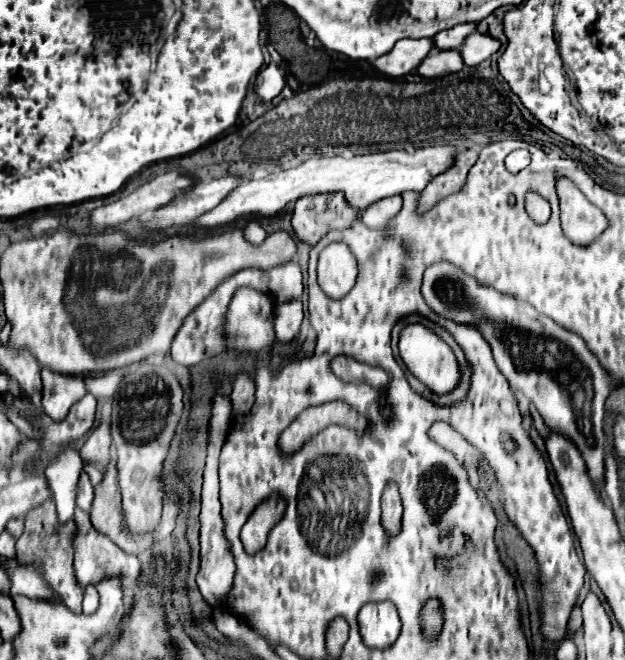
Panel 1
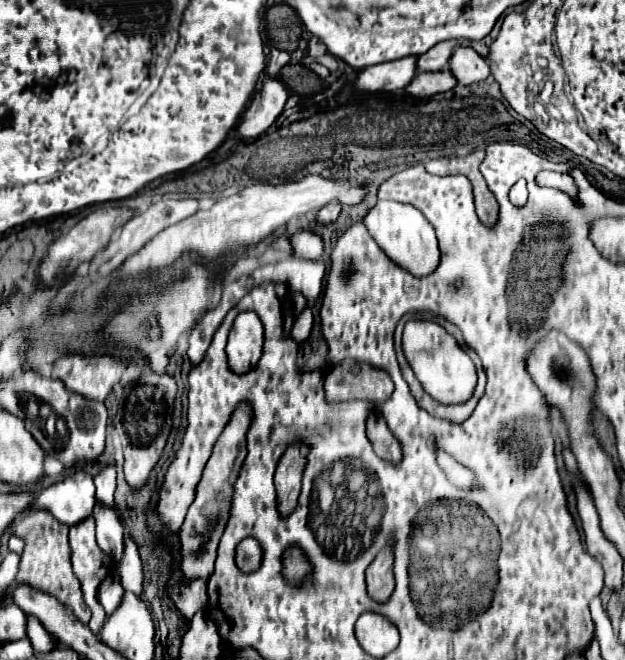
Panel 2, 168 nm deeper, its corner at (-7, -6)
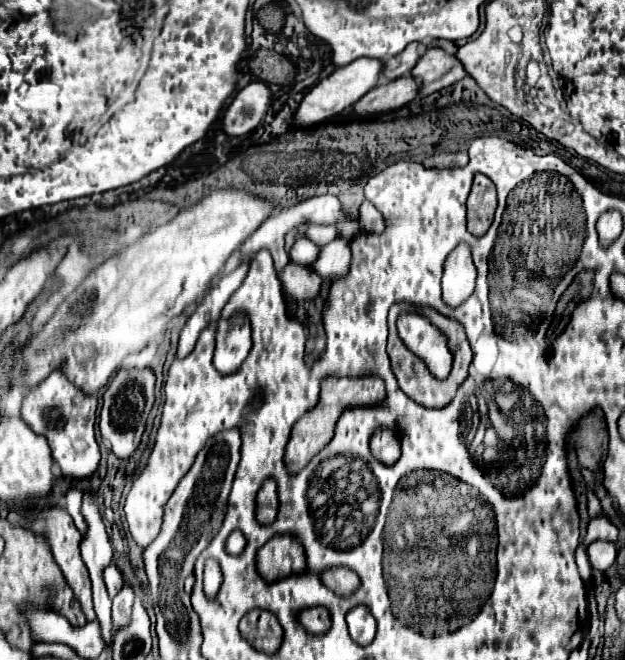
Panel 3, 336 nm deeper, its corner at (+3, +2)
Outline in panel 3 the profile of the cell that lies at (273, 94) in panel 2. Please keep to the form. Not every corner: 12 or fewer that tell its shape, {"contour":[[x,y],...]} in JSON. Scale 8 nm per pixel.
{"contour":[[263,83],[243,87],[223,115],[223,131],[253,131],[269,107]]}

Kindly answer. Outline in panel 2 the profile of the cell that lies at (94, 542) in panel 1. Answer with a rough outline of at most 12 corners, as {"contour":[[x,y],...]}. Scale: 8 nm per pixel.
{"contour":[[93,517],[69,529],[73,573],[97,635],[105,611],[97,587],[113,561],[95,543]]}

